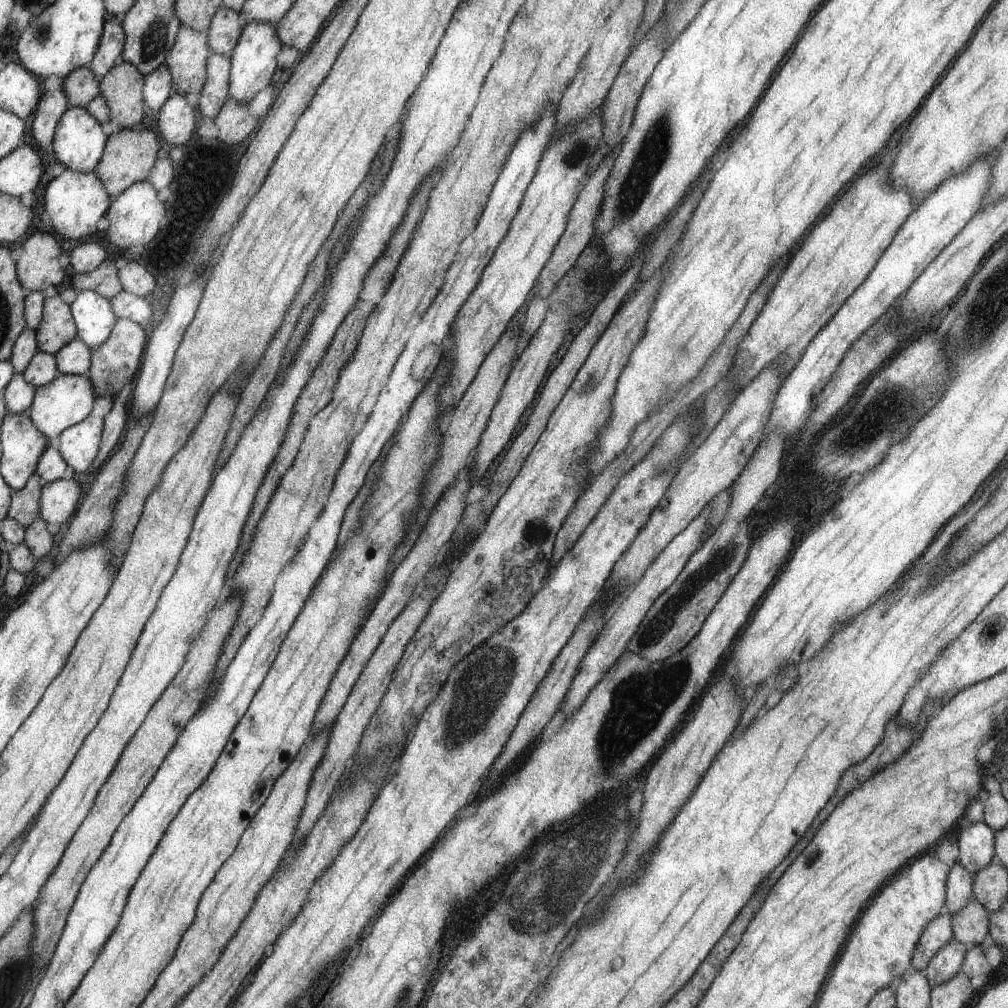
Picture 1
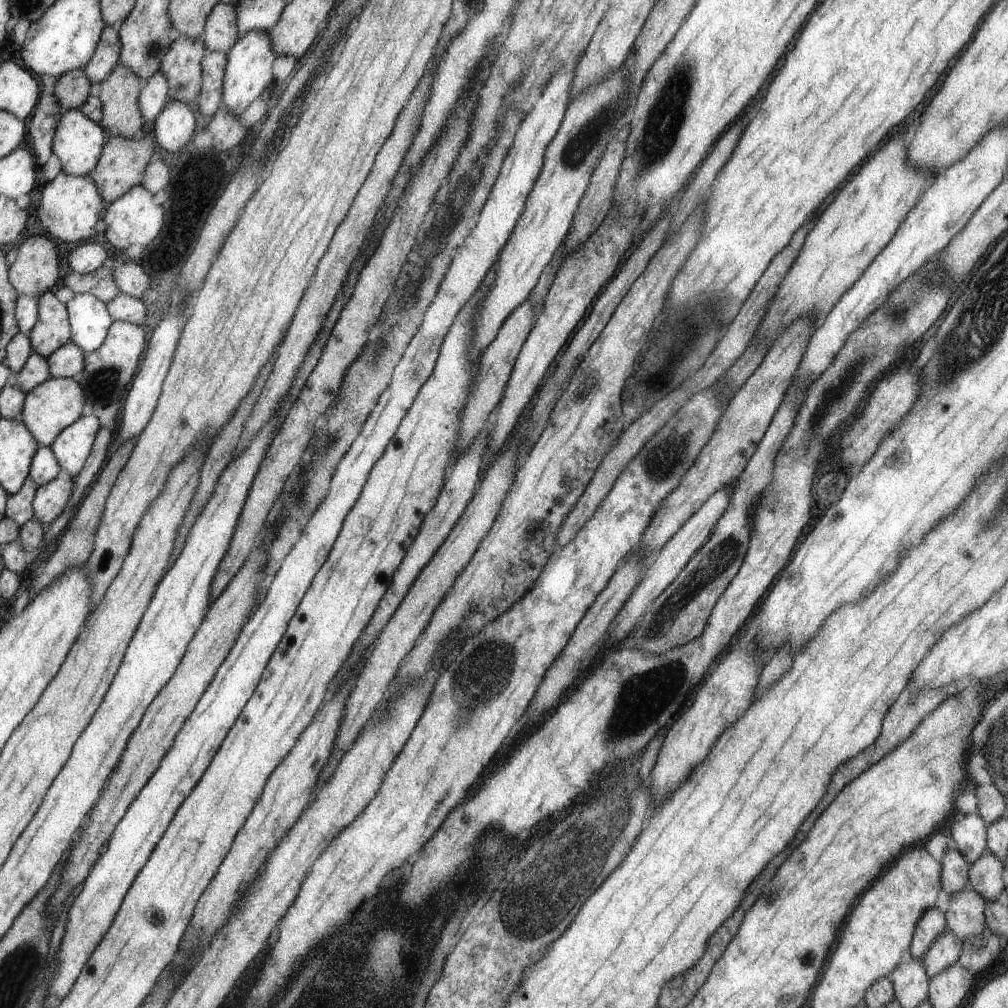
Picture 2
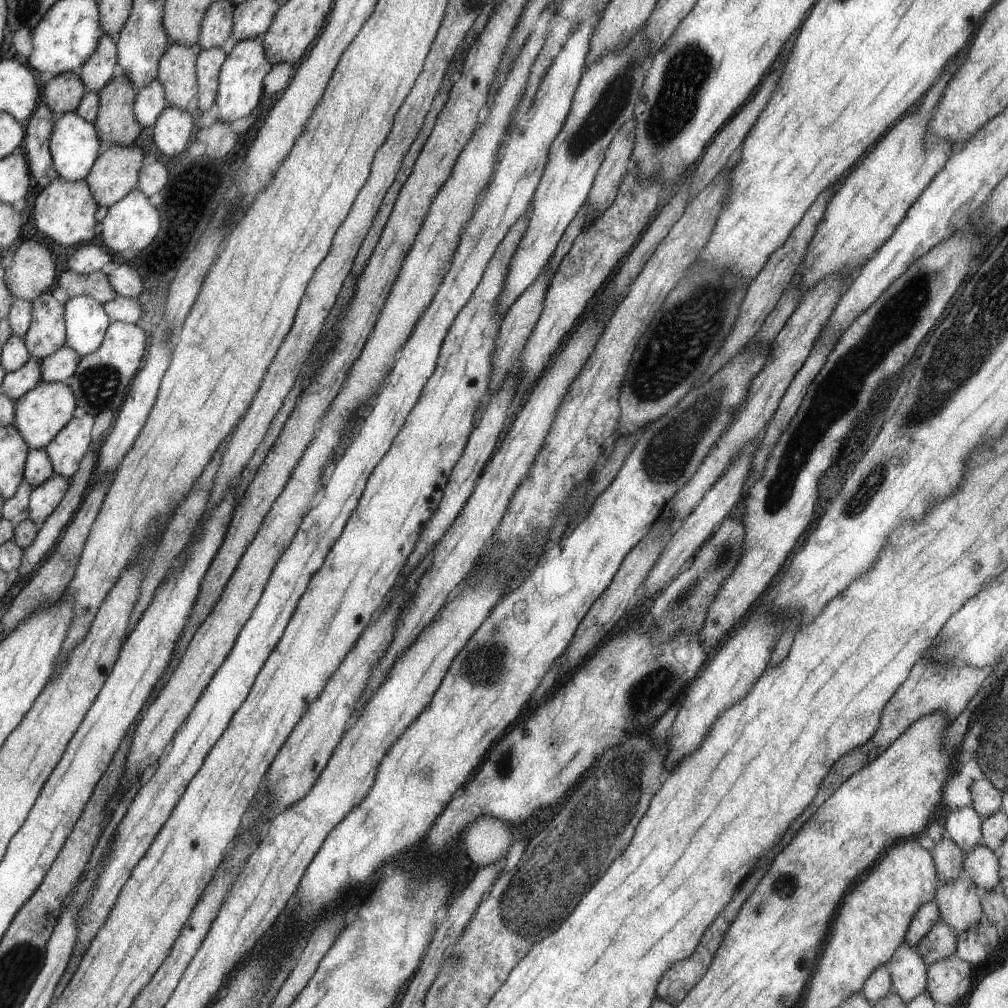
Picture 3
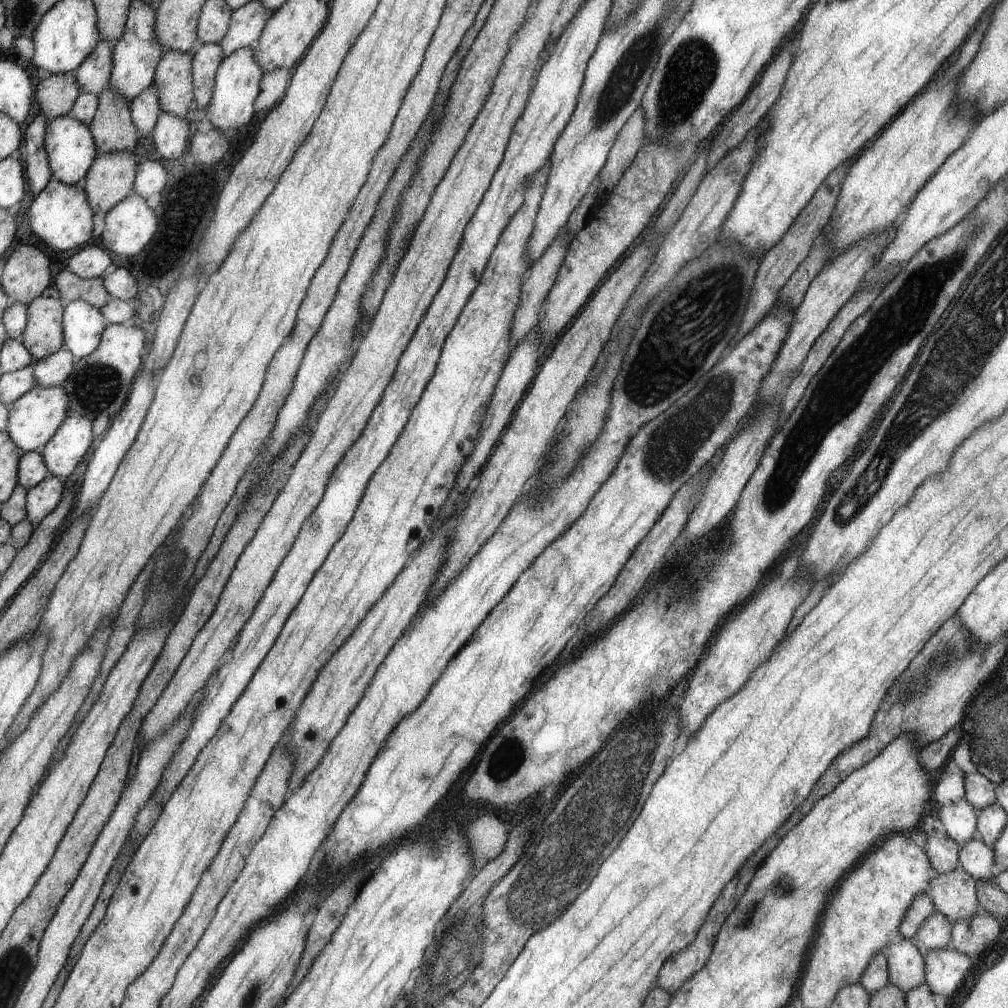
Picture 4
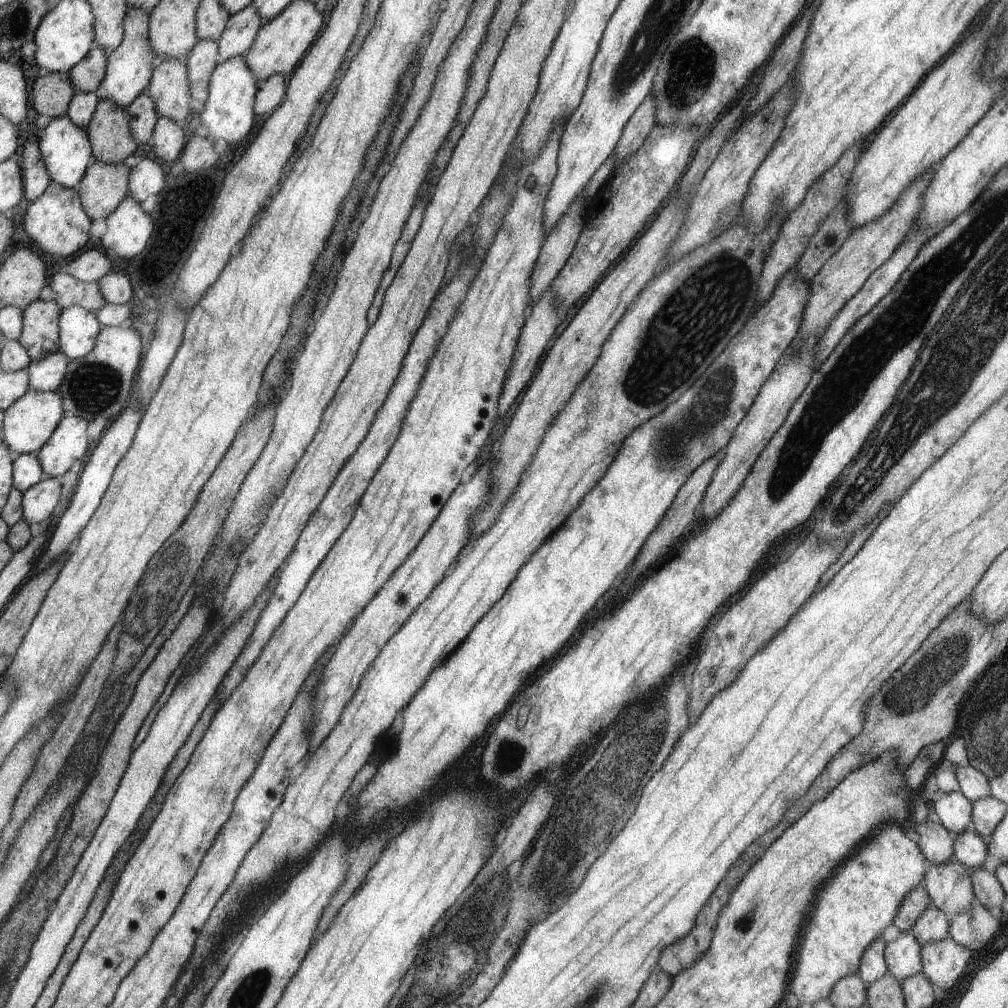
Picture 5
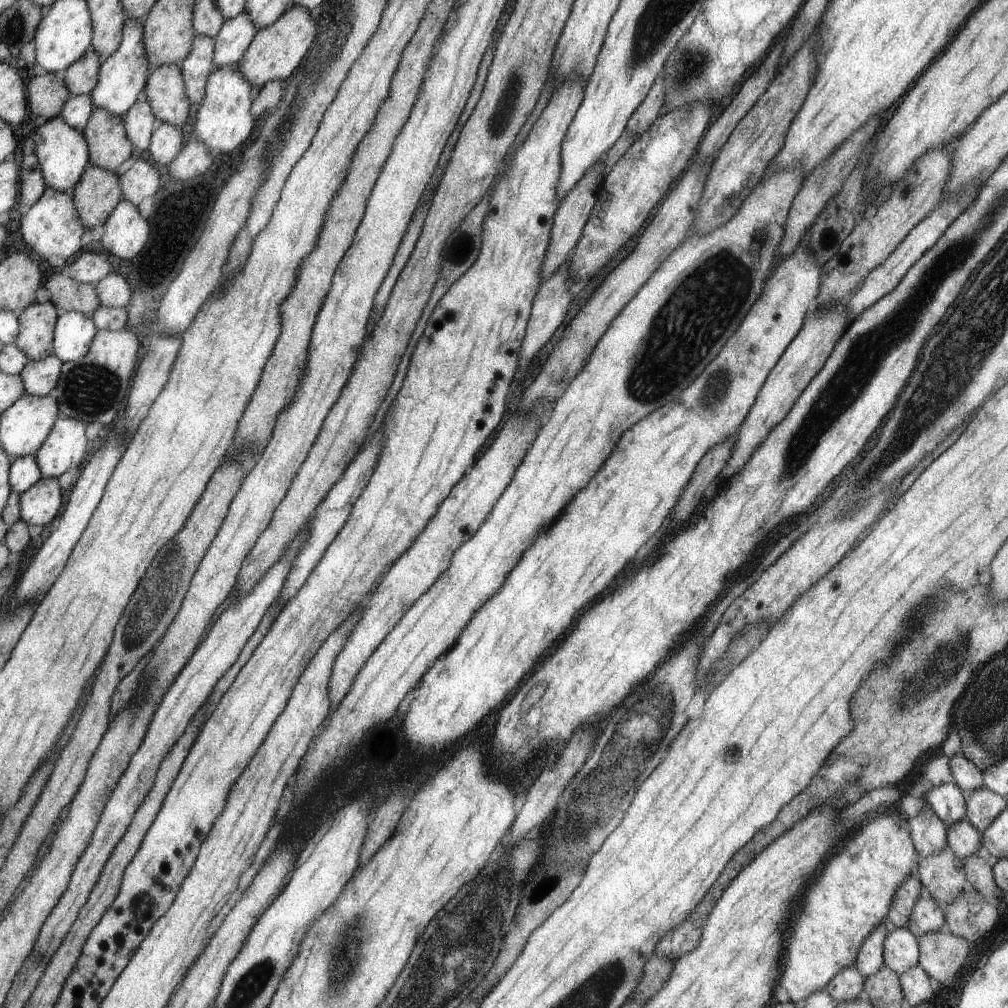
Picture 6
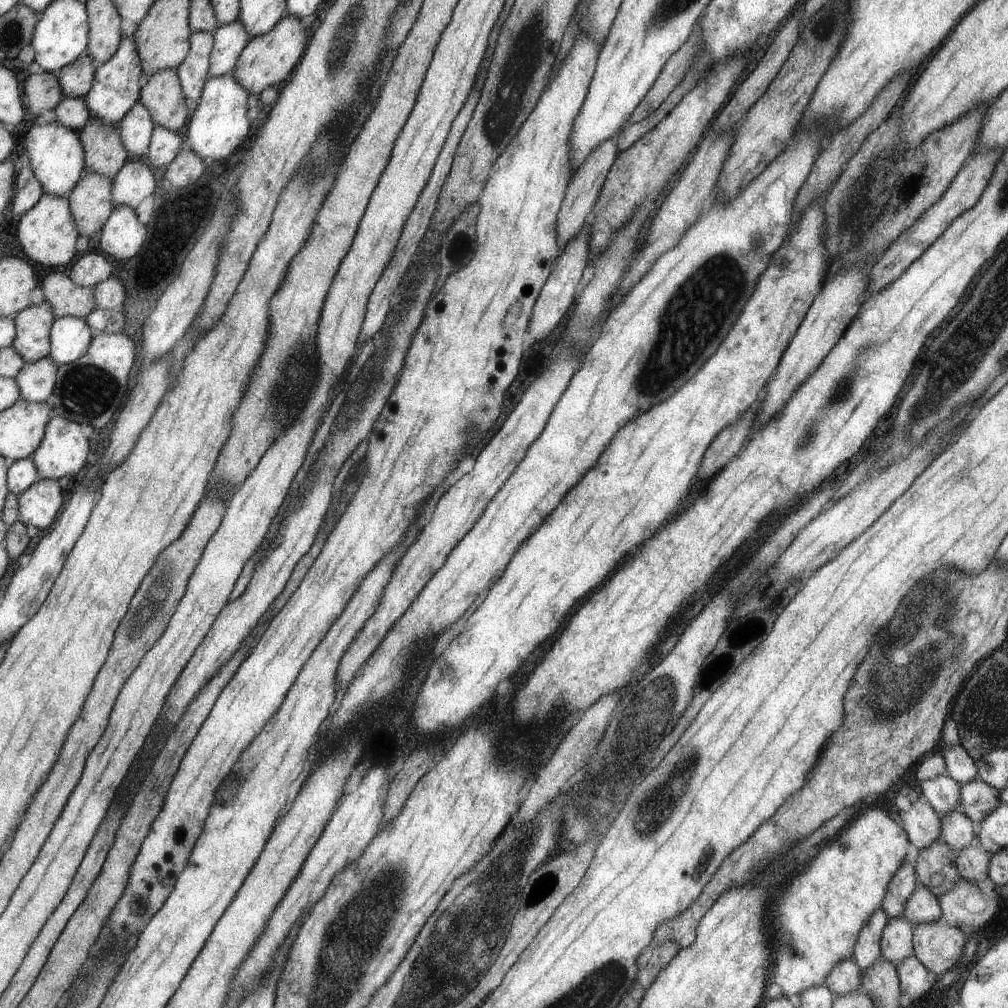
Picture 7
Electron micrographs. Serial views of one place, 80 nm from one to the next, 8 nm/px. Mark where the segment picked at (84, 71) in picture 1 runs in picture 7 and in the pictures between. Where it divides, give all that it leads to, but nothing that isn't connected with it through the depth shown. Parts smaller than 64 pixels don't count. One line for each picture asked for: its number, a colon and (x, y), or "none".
2: (73, 89)
3: (64, 93)
4: (57, 95)
5: (52, 94)
6: (48, 94)
7: (43, 93)

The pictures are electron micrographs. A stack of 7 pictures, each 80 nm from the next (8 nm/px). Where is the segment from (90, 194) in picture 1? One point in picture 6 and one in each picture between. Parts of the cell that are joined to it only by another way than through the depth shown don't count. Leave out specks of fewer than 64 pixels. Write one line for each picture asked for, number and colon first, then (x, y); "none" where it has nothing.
2: (70, 206)
3: (64, 210)
4: (61, 215)
5: (57, 221)
6: (53, 225)

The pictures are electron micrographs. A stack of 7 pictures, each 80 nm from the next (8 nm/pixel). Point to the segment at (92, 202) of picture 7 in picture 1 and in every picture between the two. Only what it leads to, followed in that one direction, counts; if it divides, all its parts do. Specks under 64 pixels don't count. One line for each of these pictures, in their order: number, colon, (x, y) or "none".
1: (130, 154)
2: (124, 162)
3: (116, 172)
4: (111, 179)
5: (106, 185)
6: (97, 195)

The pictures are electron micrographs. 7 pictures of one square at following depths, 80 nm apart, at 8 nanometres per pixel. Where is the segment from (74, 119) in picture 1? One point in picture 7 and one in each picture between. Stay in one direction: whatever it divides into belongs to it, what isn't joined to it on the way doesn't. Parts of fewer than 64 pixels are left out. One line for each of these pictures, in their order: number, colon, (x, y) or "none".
2: (78, 141)
3: (75, 143)
4: (69, 144)
5: (67, 152)
6: (63, 153)
7: (57, 156)

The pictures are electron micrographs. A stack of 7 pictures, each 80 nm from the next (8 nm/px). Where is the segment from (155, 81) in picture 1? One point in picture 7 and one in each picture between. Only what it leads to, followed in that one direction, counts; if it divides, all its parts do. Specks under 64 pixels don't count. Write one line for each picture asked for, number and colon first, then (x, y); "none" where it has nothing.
2: (154, 96)
3: (150, 101)
4: (146, 108)
5: (143, 114)
6: (140, 121)
7: (136, 128)

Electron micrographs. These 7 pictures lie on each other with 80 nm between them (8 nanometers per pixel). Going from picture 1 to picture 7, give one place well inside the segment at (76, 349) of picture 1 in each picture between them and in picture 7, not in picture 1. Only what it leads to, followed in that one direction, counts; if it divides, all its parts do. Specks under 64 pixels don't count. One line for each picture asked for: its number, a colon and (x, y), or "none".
2: (68, 361)
3: (62, 364)
4: (54, 370)
5: (47, 374)
6: (40, 377)
7: (37, 381)

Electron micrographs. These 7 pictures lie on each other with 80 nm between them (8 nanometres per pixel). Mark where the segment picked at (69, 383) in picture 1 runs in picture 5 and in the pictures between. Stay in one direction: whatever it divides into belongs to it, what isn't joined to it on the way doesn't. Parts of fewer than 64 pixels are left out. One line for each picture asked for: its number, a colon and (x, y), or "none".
2: (50, 407)
3: (42, 412)
4: (34, 419)
5: (28, 424)

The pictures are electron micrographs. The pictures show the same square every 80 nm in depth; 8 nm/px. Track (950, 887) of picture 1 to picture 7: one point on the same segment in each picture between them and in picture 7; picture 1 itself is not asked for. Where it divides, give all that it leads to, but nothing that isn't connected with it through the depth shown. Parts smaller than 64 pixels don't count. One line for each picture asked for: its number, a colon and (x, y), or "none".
2: (955, 868)
3: (948, 856)
4: (943, 852)
5: (936, 842)
6: (929, 834)
7: (922, 826)

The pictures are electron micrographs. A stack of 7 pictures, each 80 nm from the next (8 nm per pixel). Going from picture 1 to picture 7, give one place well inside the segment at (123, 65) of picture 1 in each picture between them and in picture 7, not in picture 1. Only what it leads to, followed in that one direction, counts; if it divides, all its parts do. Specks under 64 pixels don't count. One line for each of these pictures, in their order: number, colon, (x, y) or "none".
2: (119, 92)
3: (116, 122)
4: (113, 128)
5: (110, 130)
6: (109, 145)
7: (105, 153)

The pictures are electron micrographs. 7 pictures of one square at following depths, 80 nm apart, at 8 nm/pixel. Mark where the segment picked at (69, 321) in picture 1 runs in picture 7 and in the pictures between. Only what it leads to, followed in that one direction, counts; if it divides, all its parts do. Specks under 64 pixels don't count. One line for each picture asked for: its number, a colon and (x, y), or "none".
2: (53, 330)
3: (47, 334)
4: (44, 334)
5: (40, 336)
6: (36, 336)
7: (33, 341)

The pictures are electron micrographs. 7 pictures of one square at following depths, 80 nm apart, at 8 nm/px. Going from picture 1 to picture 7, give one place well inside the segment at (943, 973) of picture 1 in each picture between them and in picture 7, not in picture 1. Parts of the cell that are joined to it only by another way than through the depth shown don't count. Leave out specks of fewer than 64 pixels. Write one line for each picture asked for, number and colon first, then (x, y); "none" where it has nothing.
2: (946, 951)
3: (941, 942)
4: (935, 933)
5: (932, 925)
6: (927, 917)
7: (922, 907)

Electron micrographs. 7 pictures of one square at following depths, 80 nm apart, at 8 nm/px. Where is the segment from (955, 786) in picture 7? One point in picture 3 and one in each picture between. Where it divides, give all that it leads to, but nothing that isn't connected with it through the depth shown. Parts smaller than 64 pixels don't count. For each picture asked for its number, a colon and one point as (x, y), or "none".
3: (963, 826)
4: (959, 820)
5: (953, 810)
6: (948, 801)

